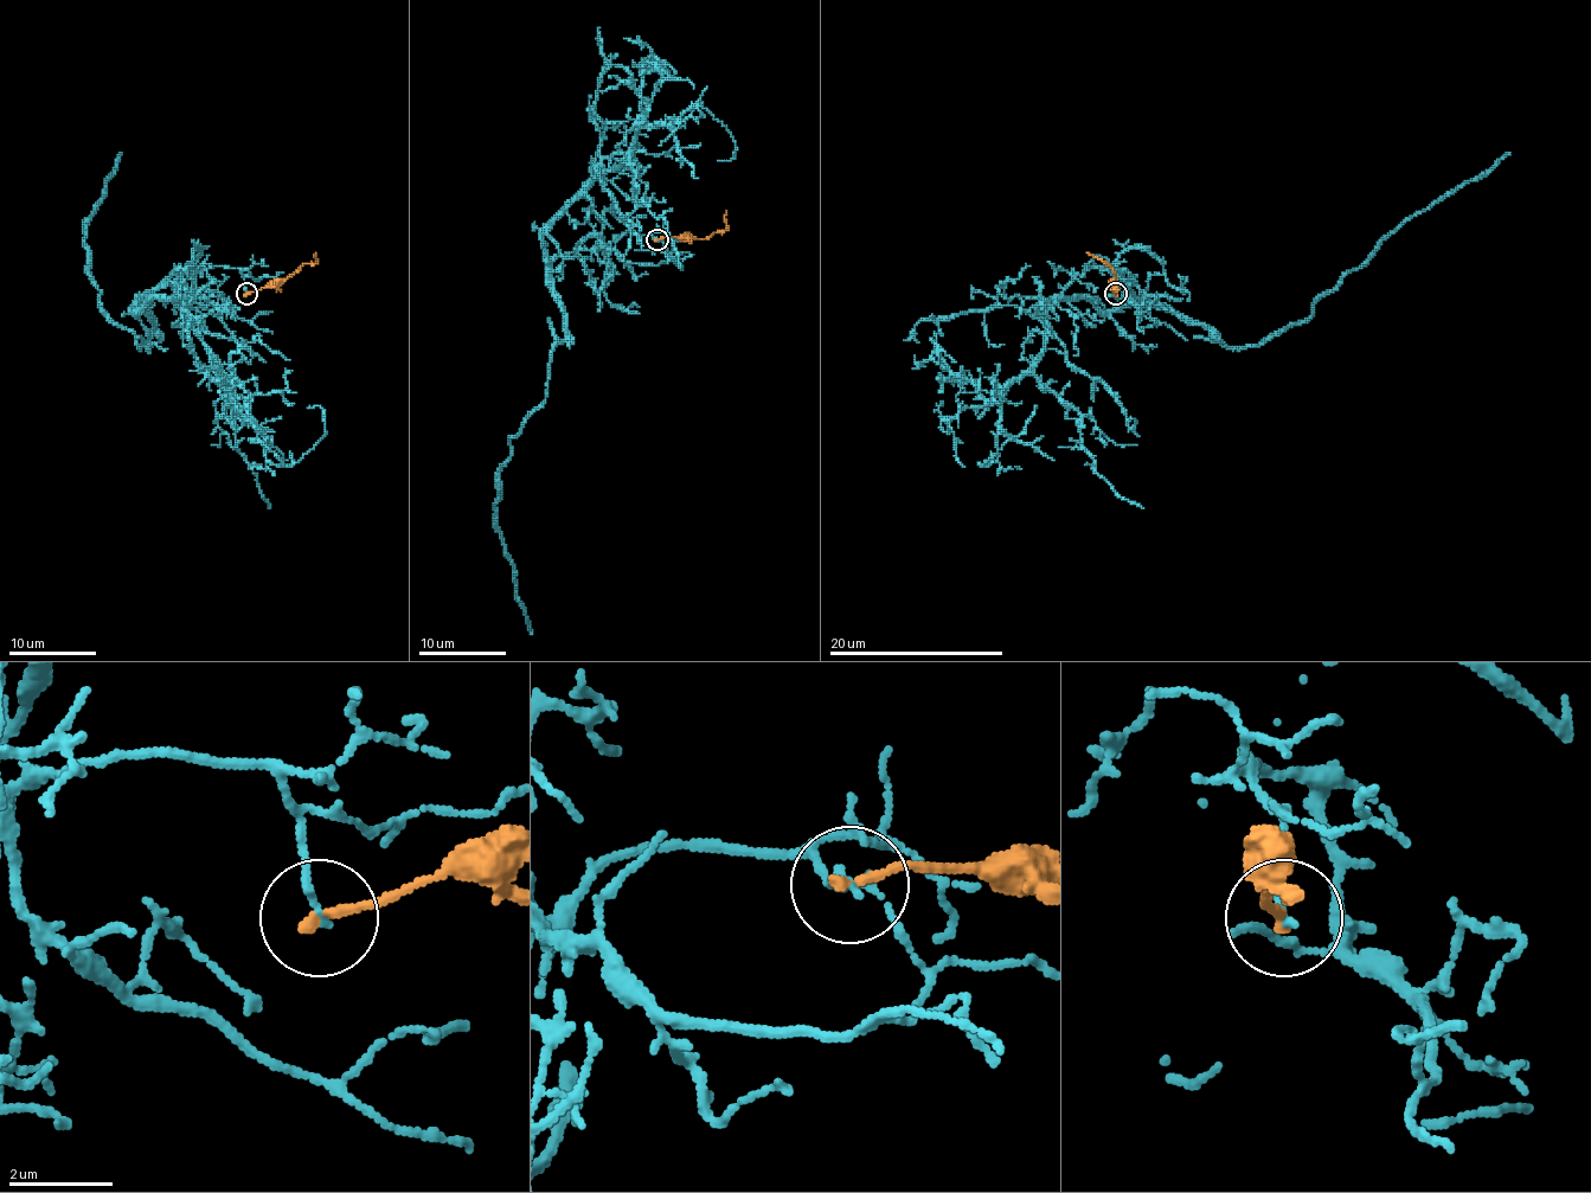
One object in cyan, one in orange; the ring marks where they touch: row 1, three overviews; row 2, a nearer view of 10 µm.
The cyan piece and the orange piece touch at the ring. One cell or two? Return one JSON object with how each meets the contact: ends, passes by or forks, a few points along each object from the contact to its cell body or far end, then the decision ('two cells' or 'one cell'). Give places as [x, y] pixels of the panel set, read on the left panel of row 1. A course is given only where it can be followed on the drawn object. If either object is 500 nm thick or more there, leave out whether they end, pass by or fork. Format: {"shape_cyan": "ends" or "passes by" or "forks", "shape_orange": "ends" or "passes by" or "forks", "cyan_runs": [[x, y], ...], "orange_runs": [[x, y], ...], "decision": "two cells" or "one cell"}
{"shape_cyan": "ends", "shape_orange": "ends", "cyan_runs": [[245, 294], [237, 268], [177, 270], [141, 299], [154, 327], [141, 346], [104, 314], [84, 222], [122, 152]], "orange_runs": [[245, 294], [278, 288], [305, 263], [315, 261], [315, 252]], "decision": "two cells"}

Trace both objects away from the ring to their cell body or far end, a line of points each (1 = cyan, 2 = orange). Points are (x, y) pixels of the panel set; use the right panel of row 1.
1: (1115, 294), (1109, 265), (1139, 299), (1208, 327), (1229, 346), (1255, 346), (1302, 322), (1405, 222), (1509, 152)
2: (1115, 294), (1115, 273), (1109, 263), (1086, 252)

